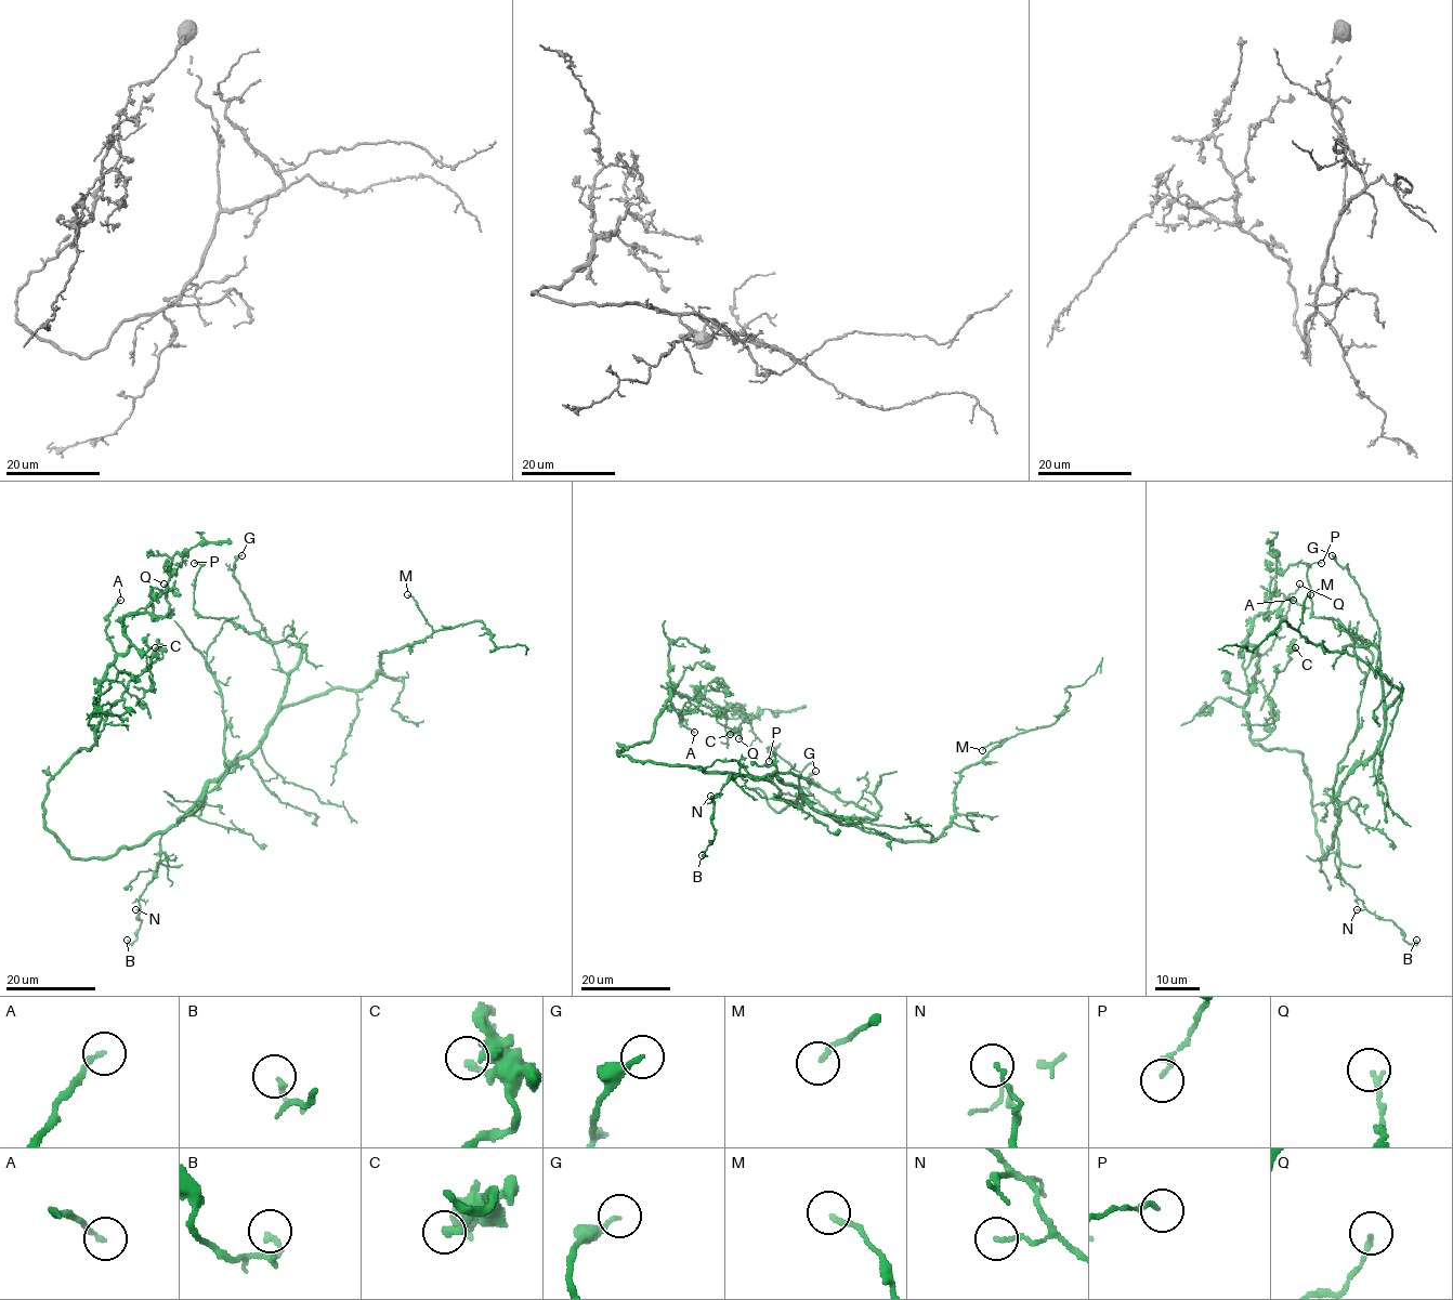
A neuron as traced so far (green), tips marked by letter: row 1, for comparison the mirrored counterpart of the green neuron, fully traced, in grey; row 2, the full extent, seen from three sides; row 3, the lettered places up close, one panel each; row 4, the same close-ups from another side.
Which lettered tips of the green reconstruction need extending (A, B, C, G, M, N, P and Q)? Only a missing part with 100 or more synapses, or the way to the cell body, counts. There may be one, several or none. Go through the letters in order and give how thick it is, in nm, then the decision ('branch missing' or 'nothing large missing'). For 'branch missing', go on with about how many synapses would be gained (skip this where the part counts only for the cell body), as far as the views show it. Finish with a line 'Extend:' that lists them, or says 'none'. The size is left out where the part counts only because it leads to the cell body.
A: calibre 180 nm; nothing large missing
B: calibre 180 nm; nothing large missing
C: calibre 240 nm; nothing large missing
G: calibre 180 nm; nothing large missing
M: calibre 180 nm; nothing large missing
N: calibre 130 nm; nothing large missing
P: calibre 180 nm; nothing large missing
Q: calibre 160 nm; nothing large missing
Extend: none

